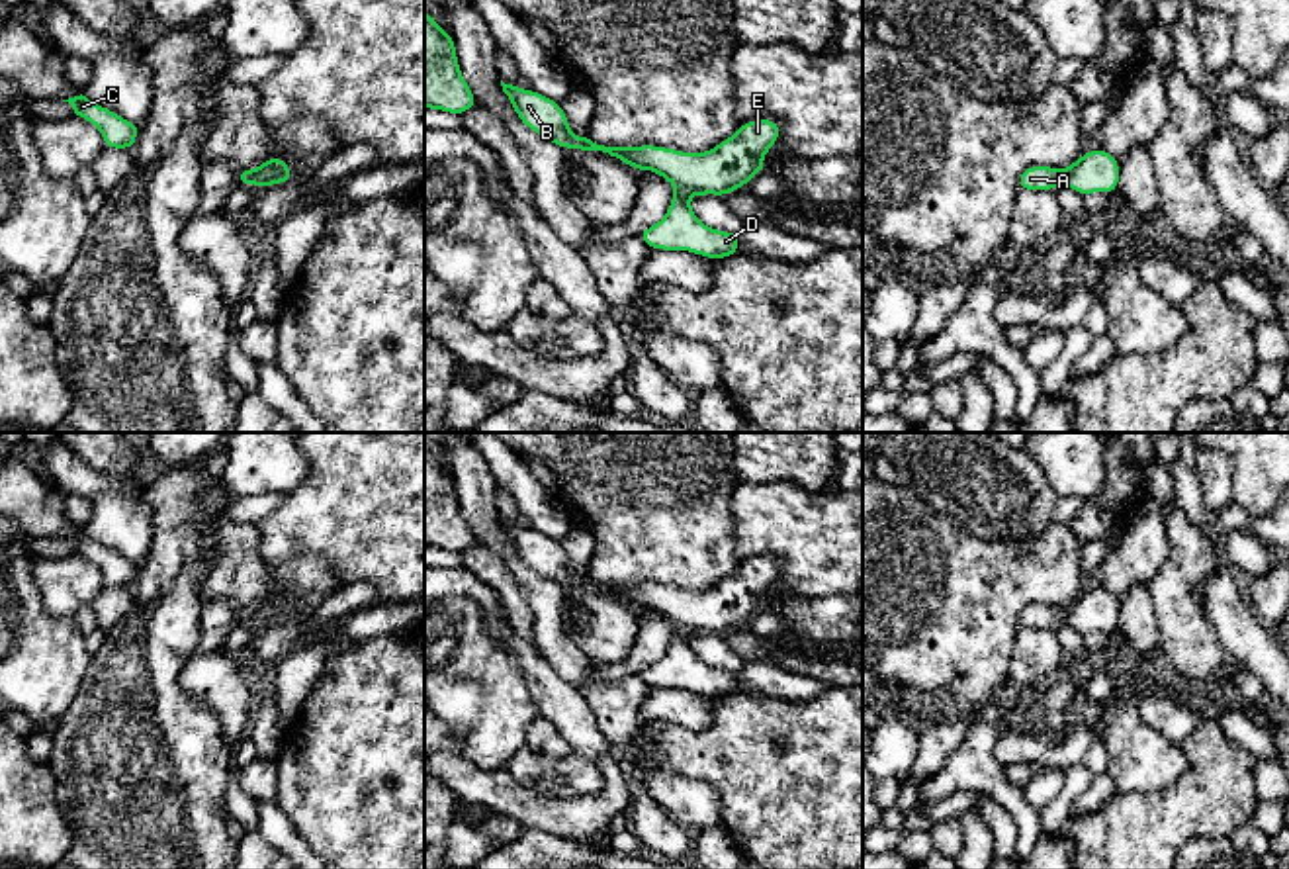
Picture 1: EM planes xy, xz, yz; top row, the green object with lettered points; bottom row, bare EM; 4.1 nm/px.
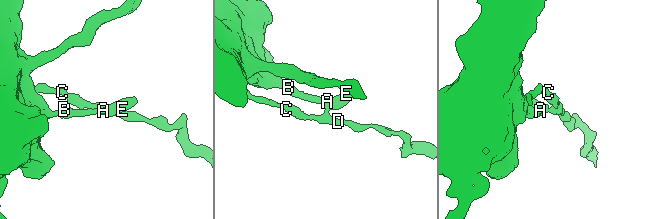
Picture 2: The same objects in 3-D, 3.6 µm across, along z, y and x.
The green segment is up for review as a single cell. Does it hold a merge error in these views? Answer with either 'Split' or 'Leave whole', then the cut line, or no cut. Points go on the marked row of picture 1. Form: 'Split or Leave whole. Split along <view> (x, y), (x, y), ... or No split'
Split. Split along yz (1059, 171), (1061, 182)

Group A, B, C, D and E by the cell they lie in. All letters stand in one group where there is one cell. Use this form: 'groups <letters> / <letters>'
groups A B E / C D

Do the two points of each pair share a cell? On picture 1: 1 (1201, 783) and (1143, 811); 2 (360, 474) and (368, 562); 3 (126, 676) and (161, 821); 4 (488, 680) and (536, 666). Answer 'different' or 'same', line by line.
1: same
2: same
3: same
4: different

